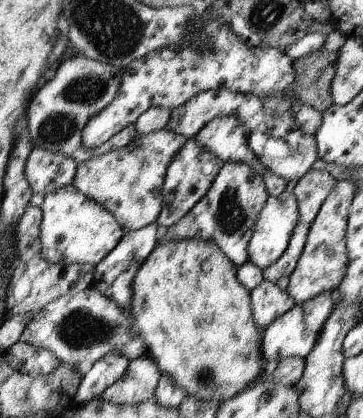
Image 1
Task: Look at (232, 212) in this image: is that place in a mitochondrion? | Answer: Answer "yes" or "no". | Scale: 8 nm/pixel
yes

